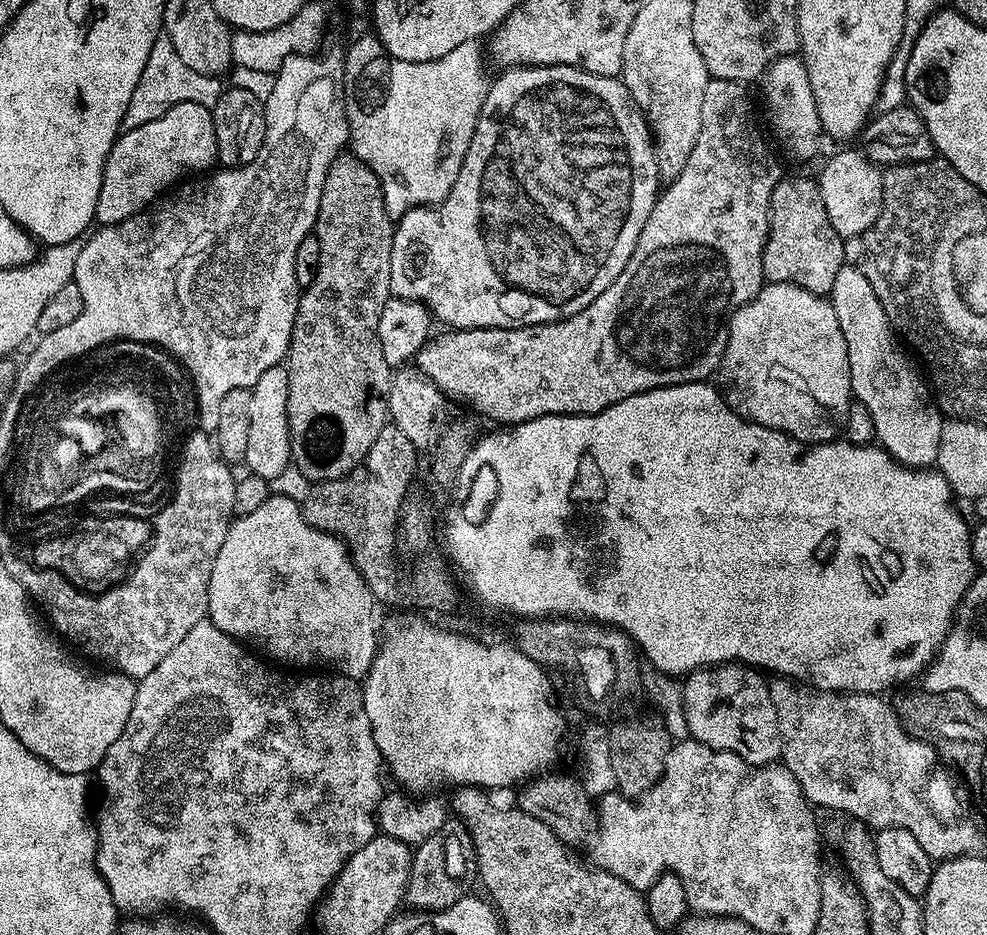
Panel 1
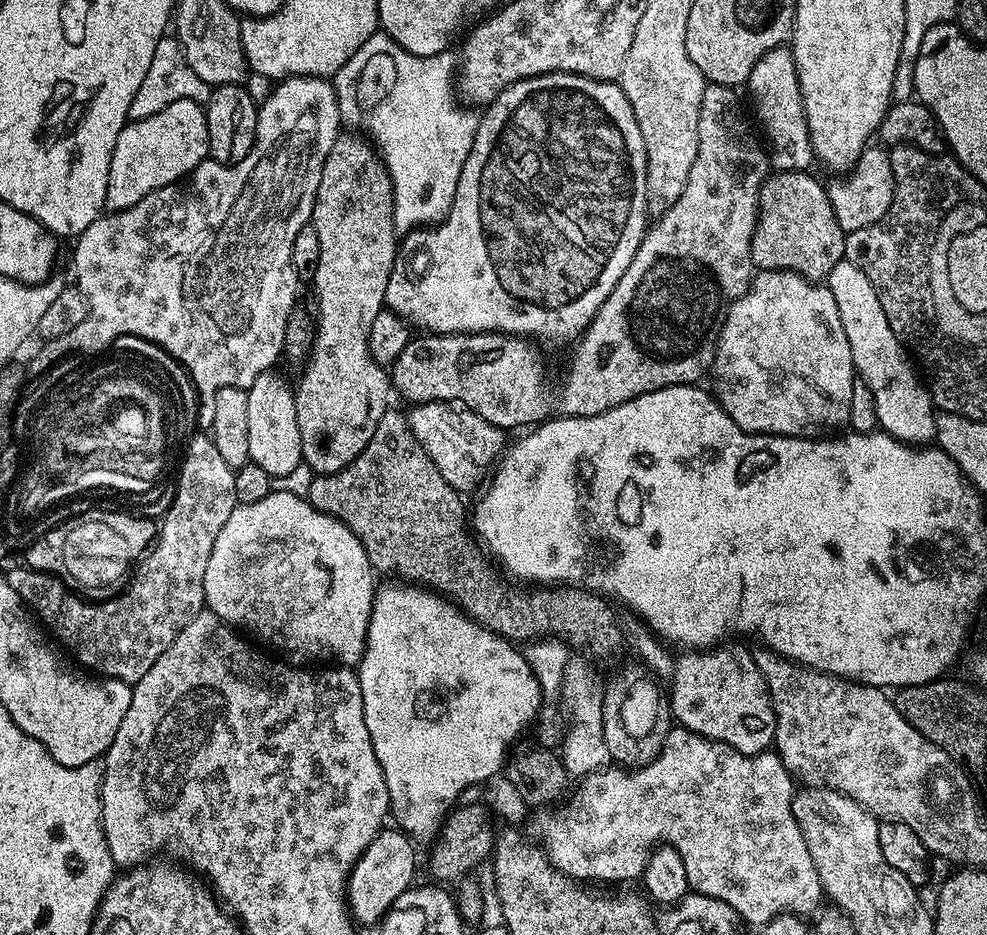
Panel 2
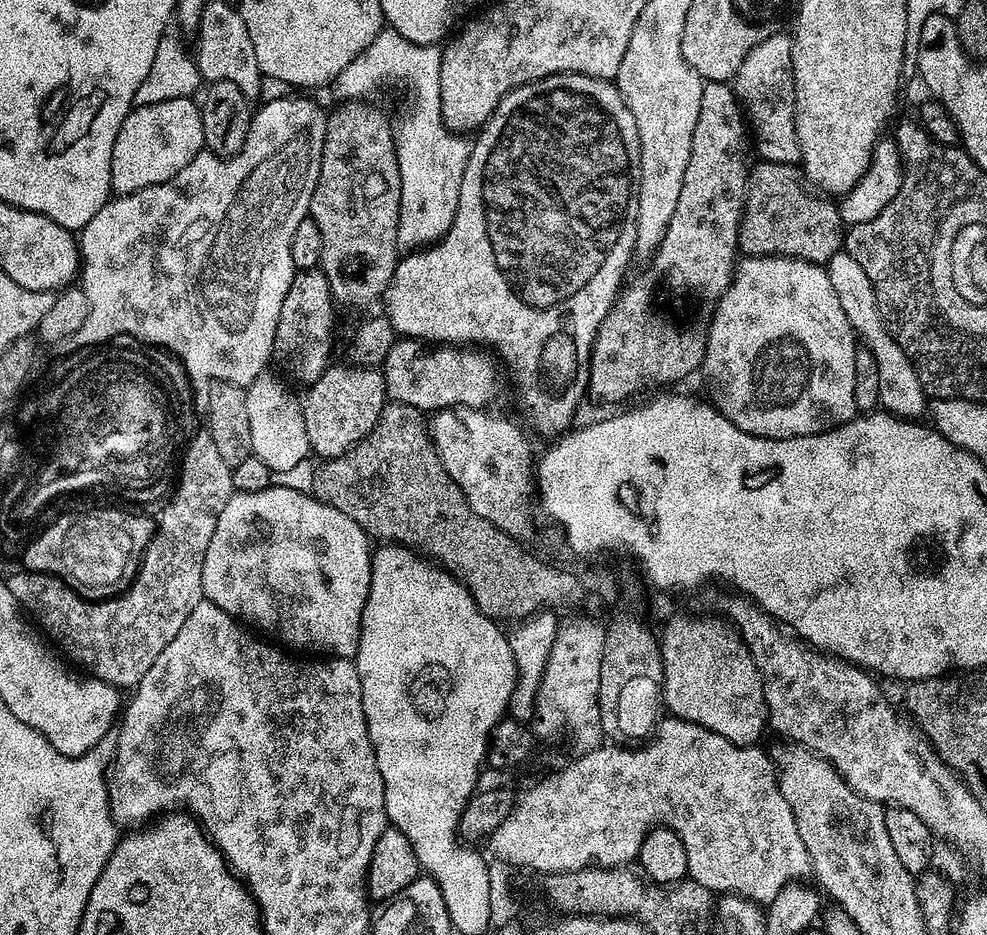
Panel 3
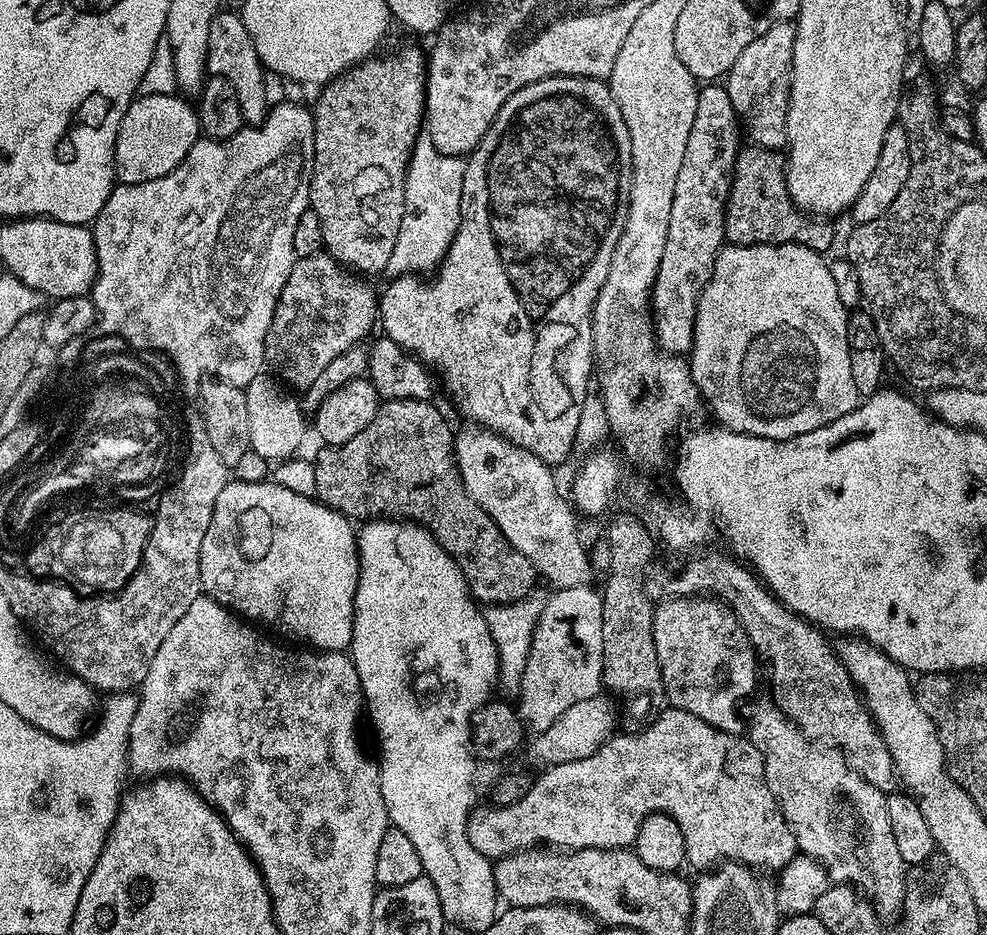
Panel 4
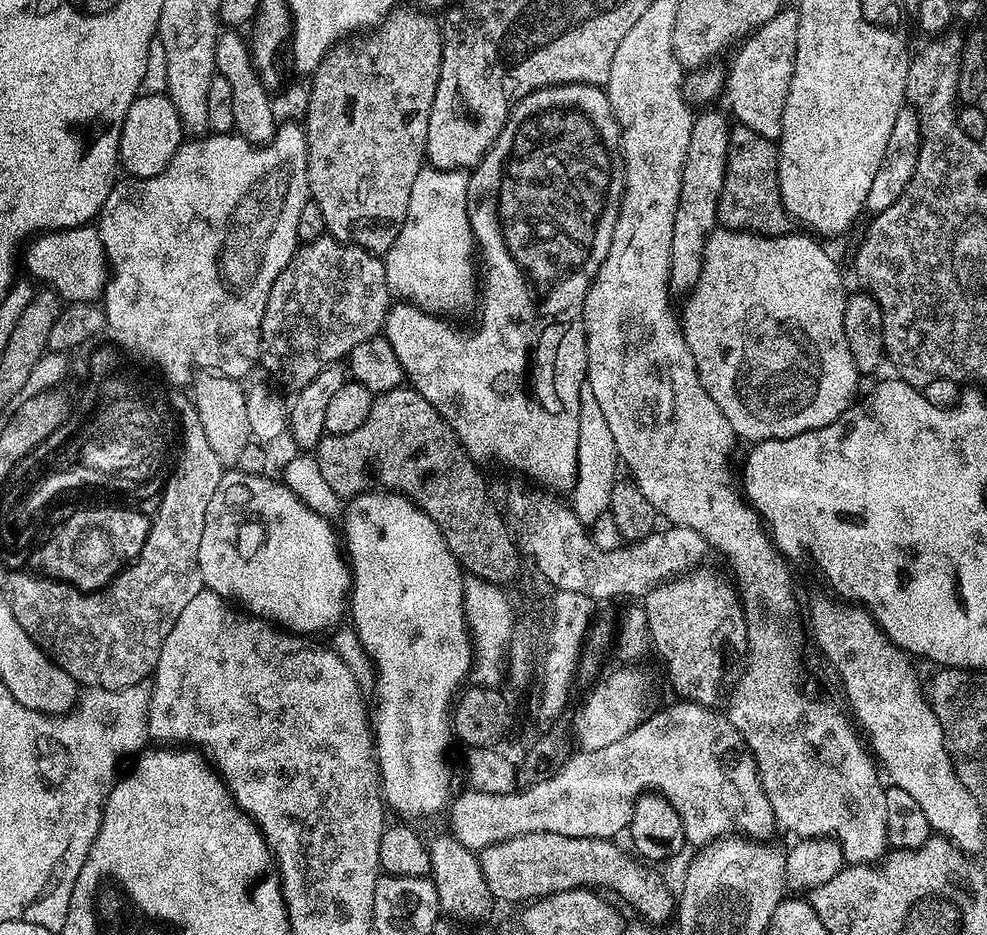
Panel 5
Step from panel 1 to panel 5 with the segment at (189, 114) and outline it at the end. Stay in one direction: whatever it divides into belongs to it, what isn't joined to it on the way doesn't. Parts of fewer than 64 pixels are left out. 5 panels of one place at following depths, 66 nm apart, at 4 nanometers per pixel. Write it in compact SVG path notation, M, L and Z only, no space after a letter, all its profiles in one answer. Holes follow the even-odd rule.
M146 93L137 96L134 102L130 102L130 110L126 110L122 130L120 131L120 159L119 167L124 168L129 177L141 180L150 176L157 176L164 171L165 166L174 158L178 146L183 144L186 139L186 133L182 126L182 118L178 118L178 110L174 110L174 102L166 94Z

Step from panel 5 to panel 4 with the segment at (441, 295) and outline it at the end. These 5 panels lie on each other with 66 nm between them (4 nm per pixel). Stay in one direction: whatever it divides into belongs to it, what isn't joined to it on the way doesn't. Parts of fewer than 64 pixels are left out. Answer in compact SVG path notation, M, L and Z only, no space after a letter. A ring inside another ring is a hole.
M417 140L408 158L402 226L398 230L398 242L394 242L394 250L390 253L386 269L389 277L428 274L440 267L449 246L454 242L454 234L460 228L464 165L461 157L439 152L431 140Z

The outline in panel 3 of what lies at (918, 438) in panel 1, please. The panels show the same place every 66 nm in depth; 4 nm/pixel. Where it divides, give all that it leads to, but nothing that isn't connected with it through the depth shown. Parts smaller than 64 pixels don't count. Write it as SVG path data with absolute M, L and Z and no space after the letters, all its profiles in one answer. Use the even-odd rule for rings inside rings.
M843 250L836 252L834 258L828 260L826 267L830 286L834 286L834 294L838 294L838 303L842 305L853 332L859 343L870 350L878 366L879 407L901 418L923 417L920 415L923 412L925 415L926 412L926 393L916 373L916 365L886 330L878 310L874 286L870 278L866 278L866 270L862 270L862 266L858 266L858 262L854 262L854 258L850 258L850 254Z

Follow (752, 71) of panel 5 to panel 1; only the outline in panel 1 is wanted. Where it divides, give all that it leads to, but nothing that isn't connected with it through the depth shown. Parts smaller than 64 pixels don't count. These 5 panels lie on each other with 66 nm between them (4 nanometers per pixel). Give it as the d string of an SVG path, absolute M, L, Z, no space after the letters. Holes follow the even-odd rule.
M799 55L783 56L767 68L762 77L764 84L764 104L768 107L768 120L772 123L772 132L776 140L796 160L812 160L820 152L820 143L826 140L820 127L818 110L814 102L814 94L810 90L810 74L806 74L806 66Z

